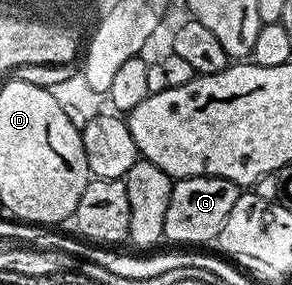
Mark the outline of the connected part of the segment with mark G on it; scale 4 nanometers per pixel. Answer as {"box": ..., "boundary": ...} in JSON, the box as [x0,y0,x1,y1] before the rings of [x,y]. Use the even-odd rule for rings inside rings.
{"box":[163,174,240,242],"boundary":[[[201,174],[195,178],[179,178],[171,185],[168,212],[164,212],[163,239],[170,242],[210,242],[218,237],[228,212],[236,204],[240,187],[232,180]]]}

